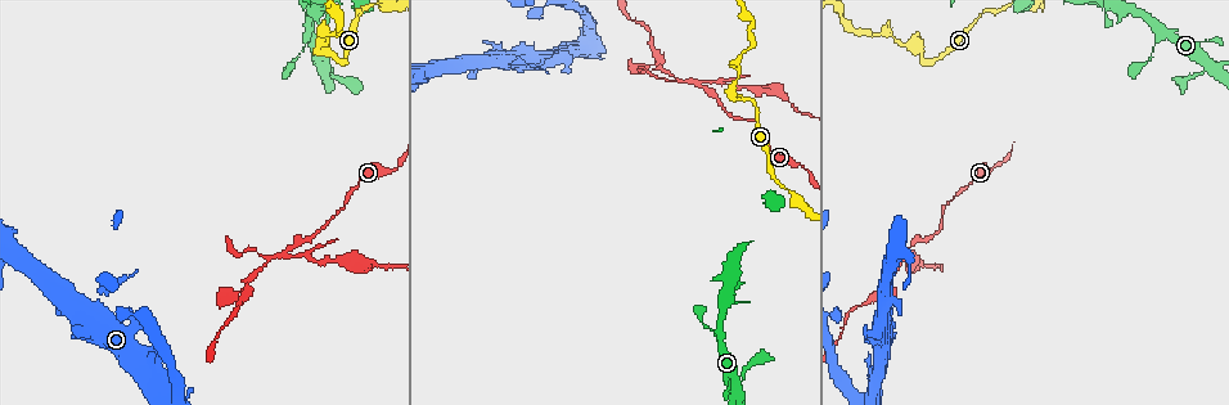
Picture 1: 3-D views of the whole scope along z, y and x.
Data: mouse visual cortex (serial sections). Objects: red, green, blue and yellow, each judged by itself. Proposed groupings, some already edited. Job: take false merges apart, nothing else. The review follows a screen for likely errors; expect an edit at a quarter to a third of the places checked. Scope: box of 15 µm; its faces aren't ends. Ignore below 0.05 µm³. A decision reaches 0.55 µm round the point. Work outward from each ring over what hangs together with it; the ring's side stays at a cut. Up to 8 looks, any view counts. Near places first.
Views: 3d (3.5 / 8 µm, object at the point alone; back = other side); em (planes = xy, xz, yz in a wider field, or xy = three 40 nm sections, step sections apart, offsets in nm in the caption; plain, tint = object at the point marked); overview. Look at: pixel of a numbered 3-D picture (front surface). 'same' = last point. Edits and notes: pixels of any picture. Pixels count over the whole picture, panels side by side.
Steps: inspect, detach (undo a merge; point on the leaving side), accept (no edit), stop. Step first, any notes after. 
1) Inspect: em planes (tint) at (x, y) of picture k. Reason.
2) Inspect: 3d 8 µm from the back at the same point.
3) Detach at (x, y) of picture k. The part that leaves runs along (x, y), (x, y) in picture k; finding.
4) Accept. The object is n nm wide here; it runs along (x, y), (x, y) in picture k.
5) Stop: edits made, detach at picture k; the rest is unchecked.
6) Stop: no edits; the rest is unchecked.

Inspect: 3d 8 µm at (326, 35) of picture 1. Abrupt turn.

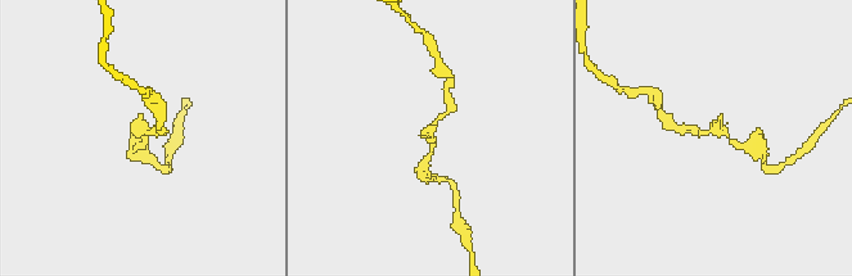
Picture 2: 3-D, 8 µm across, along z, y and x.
Inspect: 3d 3.5 µm at (714, 126) of picture 2.

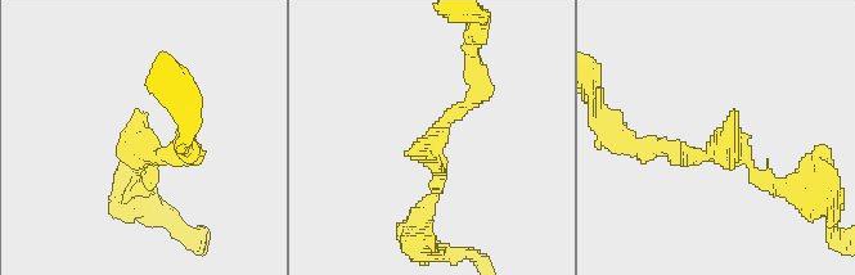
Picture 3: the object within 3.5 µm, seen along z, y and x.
Accept. It runs along (781, 188), (728, 148), (655, 148) in picture 3; one cell here.

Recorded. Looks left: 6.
Inspect: 3d 3.5 µm at (327, 68) of picture 1. Branch point.

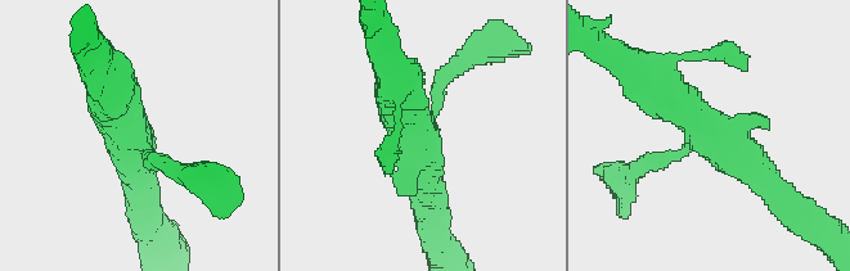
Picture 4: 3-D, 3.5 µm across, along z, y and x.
Inspect: em xy step 1 (tint) at (418, 131) of picture 4. Need the tissue.

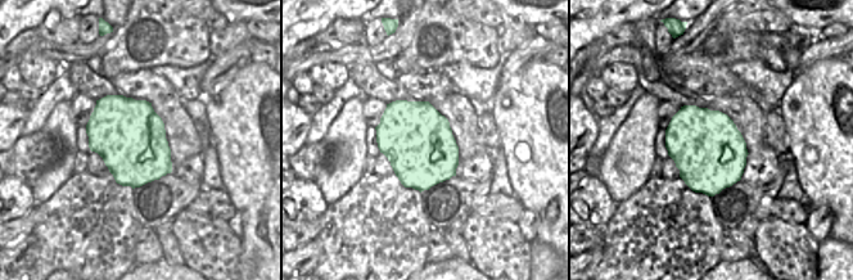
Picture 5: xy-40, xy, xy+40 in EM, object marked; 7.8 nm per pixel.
Accept. It runs along (99, 86), (99, 107), (170, 166) in picture 4; continuous, no second cell.

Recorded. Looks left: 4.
Inspect: 3d 8 µm from the back at (516, 65) of picture 1. Sudden change in width.

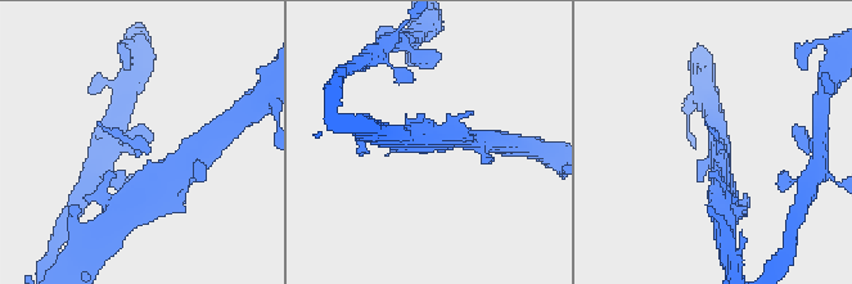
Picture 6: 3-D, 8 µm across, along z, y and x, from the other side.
Inspect: 3d 3.5 µm at (142, 150) of picture 6. Closer look.

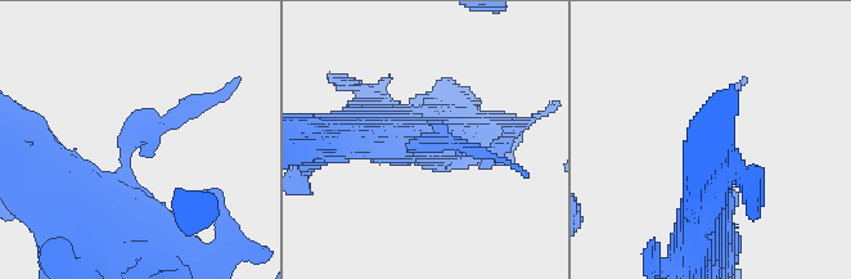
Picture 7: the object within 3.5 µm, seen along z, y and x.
Inspect: em xy step 3 (tint) at (423, 146) of picture 7. Need the tissue.

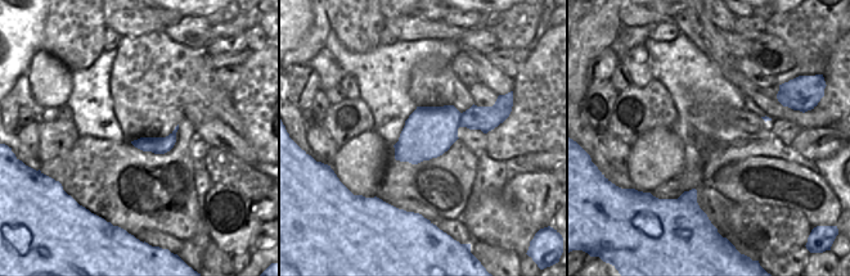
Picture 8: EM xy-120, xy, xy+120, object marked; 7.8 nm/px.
Detach at (154, 139) of picture 7. Two cells meet here.

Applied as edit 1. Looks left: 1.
Stop: edits made, detach at picture 7; the rest is unchecked.

